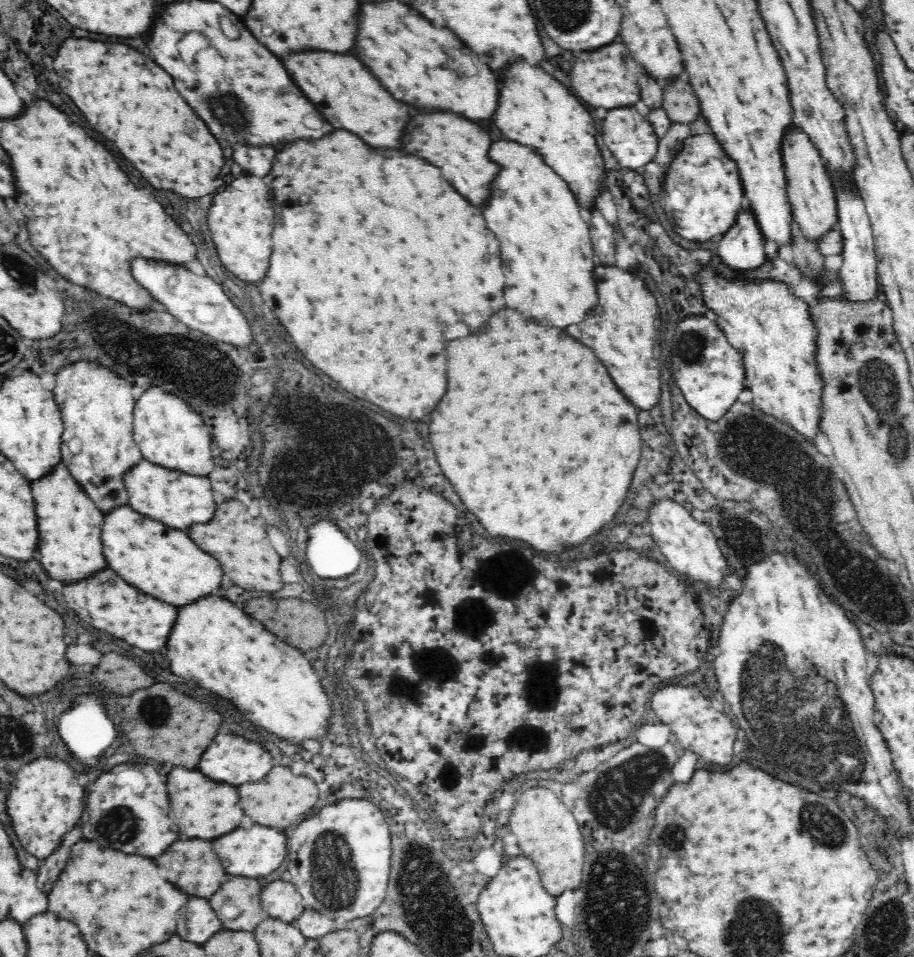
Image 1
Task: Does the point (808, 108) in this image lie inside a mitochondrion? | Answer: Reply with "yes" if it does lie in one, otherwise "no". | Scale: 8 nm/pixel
yes

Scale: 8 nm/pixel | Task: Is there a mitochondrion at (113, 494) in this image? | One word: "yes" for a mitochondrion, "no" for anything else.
no

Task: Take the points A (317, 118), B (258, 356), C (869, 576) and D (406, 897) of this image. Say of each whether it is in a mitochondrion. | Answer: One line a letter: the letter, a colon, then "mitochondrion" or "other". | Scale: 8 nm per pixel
A: other
B: other
C: mitochondrion
D: mitochondrion

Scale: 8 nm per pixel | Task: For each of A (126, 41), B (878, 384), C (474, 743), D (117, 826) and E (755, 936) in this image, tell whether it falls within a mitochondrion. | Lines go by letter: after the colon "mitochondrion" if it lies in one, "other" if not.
A: other
B: mitochondrion
C: other
D: mitochondrion
E: mitochondrion

